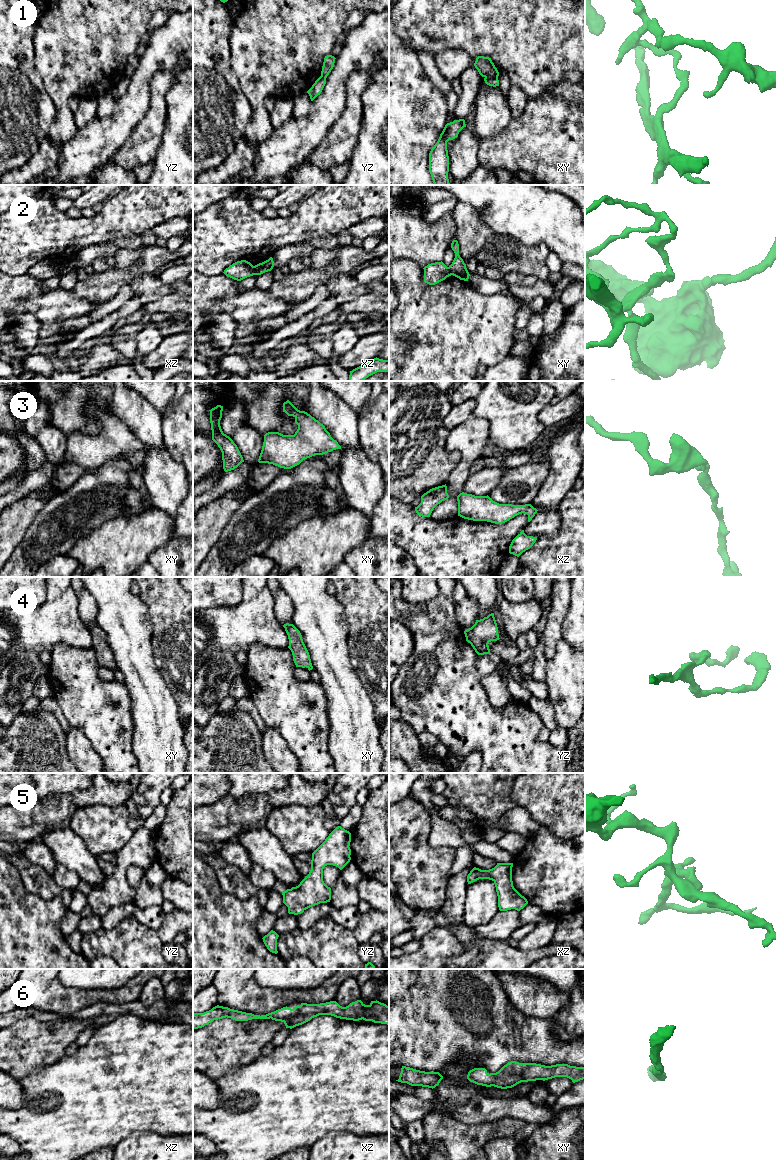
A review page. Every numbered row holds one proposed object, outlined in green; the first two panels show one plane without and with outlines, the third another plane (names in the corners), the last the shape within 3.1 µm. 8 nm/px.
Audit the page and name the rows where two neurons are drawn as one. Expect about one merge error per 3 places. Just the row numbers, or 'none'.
1, 2

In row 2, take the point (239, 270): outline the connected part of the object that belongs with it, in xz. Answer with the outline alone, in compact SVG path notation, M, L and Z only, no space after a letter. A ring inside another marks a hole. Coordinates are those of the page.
M246 260L233 263L226 268L223 273L237 281L241 281L247 277L256 275L254 266Z

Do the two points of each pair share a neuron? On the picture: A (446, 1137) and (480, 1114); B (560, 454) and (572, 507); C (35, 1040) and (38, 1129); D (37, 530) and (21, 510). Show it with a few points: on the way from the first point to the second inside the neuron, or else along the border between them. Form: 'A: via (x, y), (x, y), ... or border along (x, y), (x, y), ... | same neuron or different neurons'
A: border along (448, 1111), (453, 1117), (467, 1124), (489, 1123) | different neurons
B: border along (572, 488), (556, 508) | different neurons
C: border along (57, 1060), (48, 1066), (23, 1076), (19, 1080) | different neurons
D: border along (45, 504), (18, 543) | different neurons

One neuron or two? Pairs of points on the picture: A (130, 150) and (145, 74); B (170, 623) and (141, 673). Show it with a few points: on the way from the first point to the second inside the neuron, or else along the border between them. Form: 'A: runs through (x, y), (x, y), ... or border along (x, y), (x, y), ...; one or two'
A: border along (148, 107), (144, 117), (121, 146); two
B: border along (153, 628), (152, 655), (155, 666), (160, 674); two

